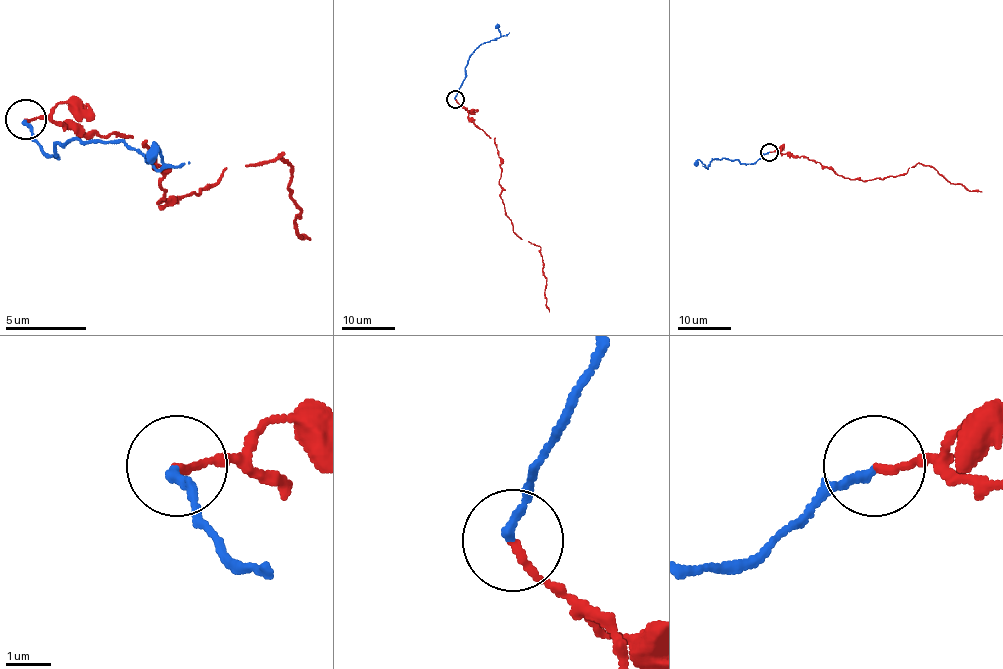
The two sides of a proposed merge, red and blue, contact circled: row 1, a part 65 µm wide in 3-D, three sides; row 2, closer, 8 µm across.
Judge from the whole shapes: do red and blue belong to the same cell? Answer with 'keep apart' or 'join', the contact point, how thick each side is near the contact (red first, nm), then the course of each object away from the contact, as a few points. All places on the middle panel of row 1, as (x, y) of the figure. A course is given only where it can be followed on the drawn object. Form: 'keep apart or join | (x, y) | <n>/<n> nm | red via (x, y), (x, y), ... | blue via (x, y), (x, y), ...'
join | (455, 99) | 170/190 nm | red via (455, 99), (472, 121), (495, 140), (506, 216), (516, 235), (540, 248), (550, 312) | blue via (455, 99), (468, 57), (484, 43), (499, 37), (496, 27)

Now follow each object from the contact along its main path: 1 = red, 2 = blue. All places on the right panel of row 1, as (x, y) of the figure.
1: (769, 152), (806, 156), (850, 179), (873, 180), (905, 175), (918, 163), (933, 167), (950, 183), (982, 192)
2: (769, 152), (751, 164), (713, 159), (707, 168), (699, 160), (697, 167)

